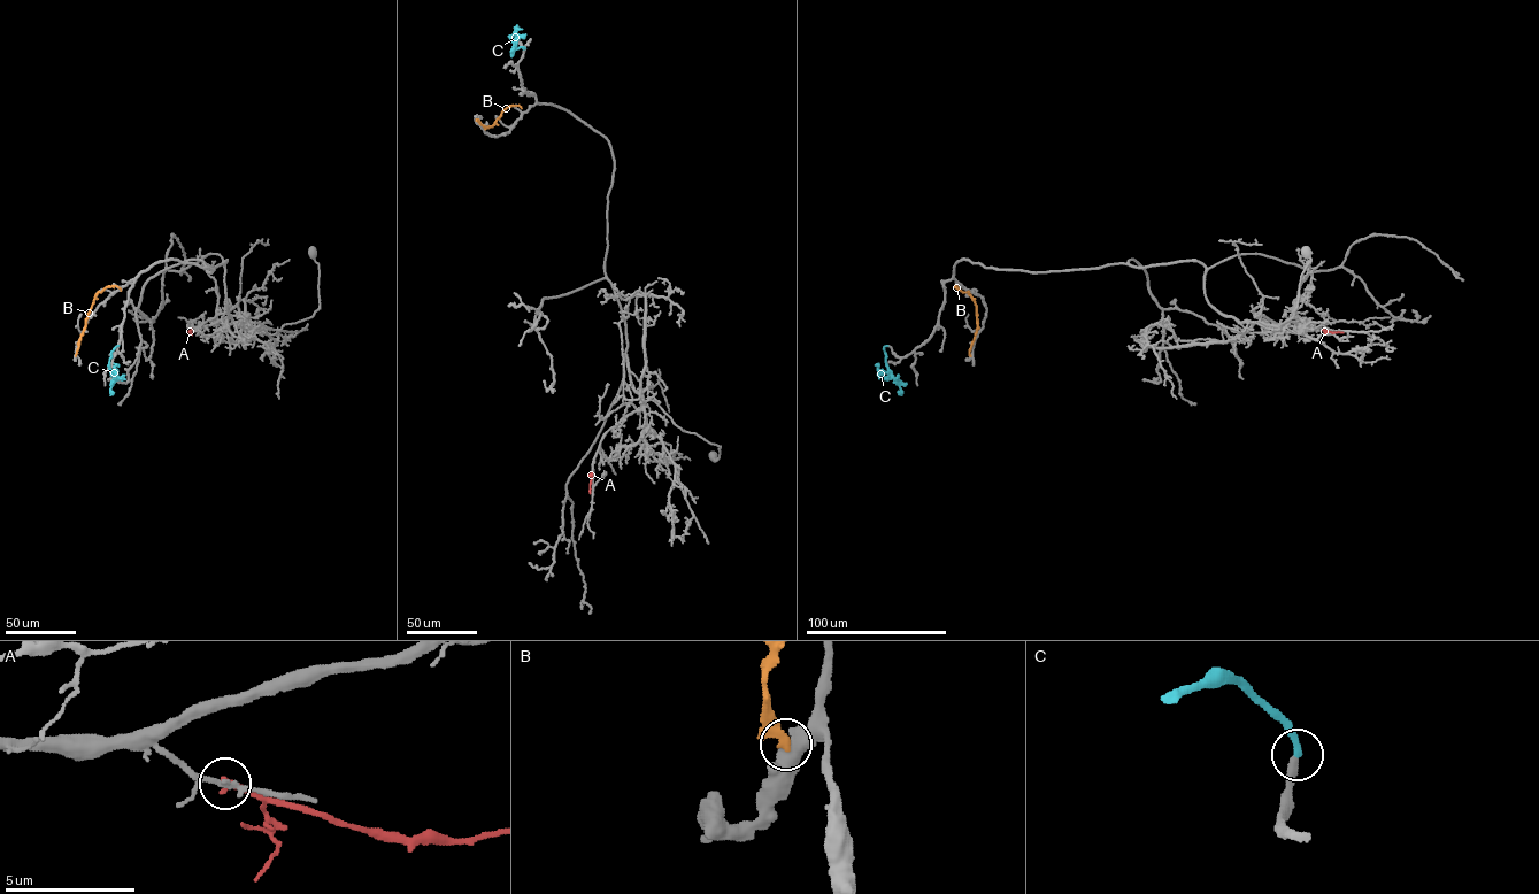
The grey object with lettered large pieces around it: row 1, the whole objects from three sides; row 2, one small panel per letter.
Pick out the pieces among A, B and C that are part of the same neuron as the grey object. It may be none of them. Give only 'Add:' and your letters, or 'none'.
Add: none

